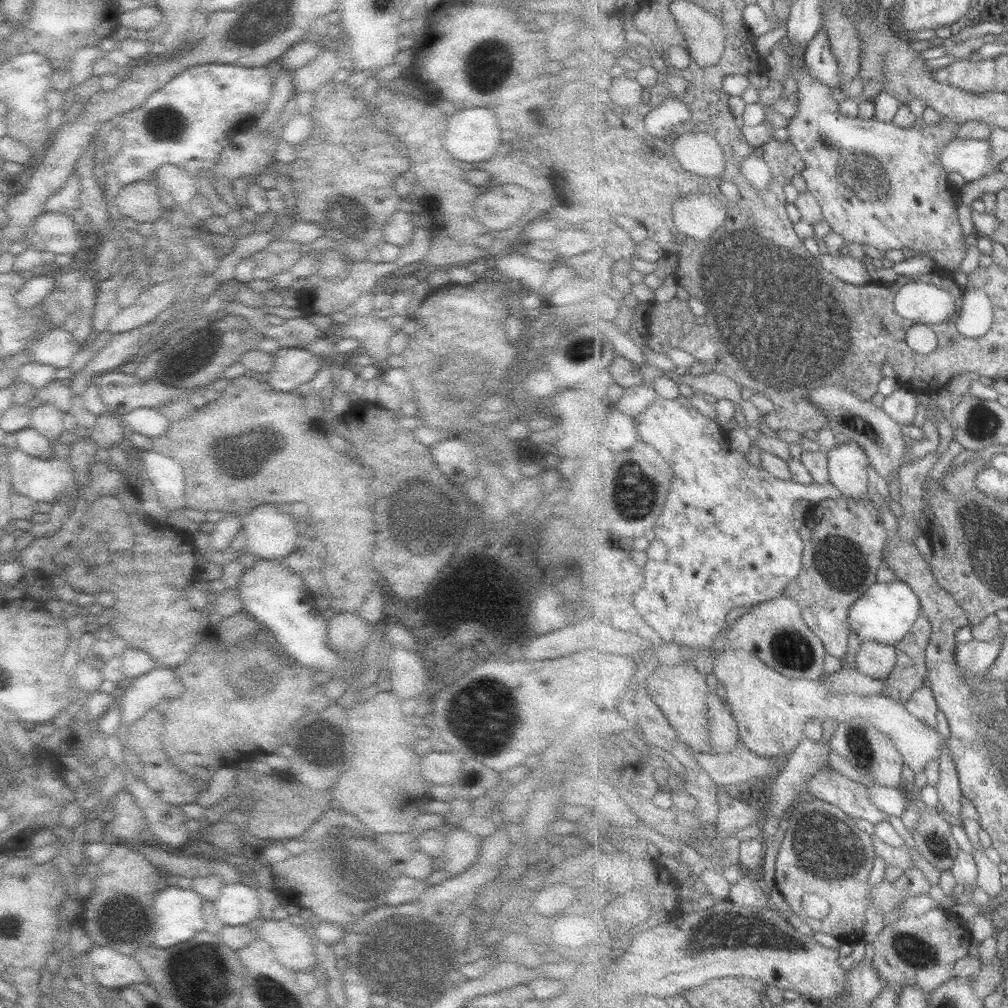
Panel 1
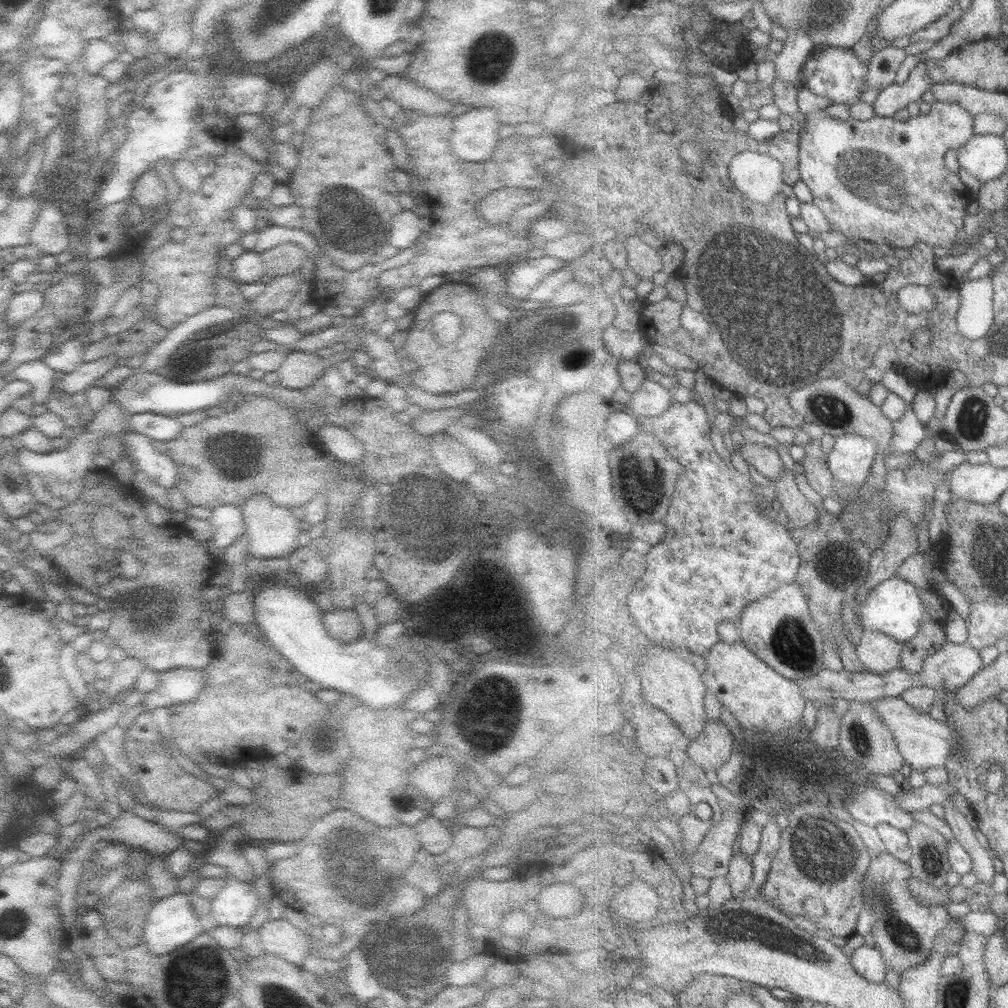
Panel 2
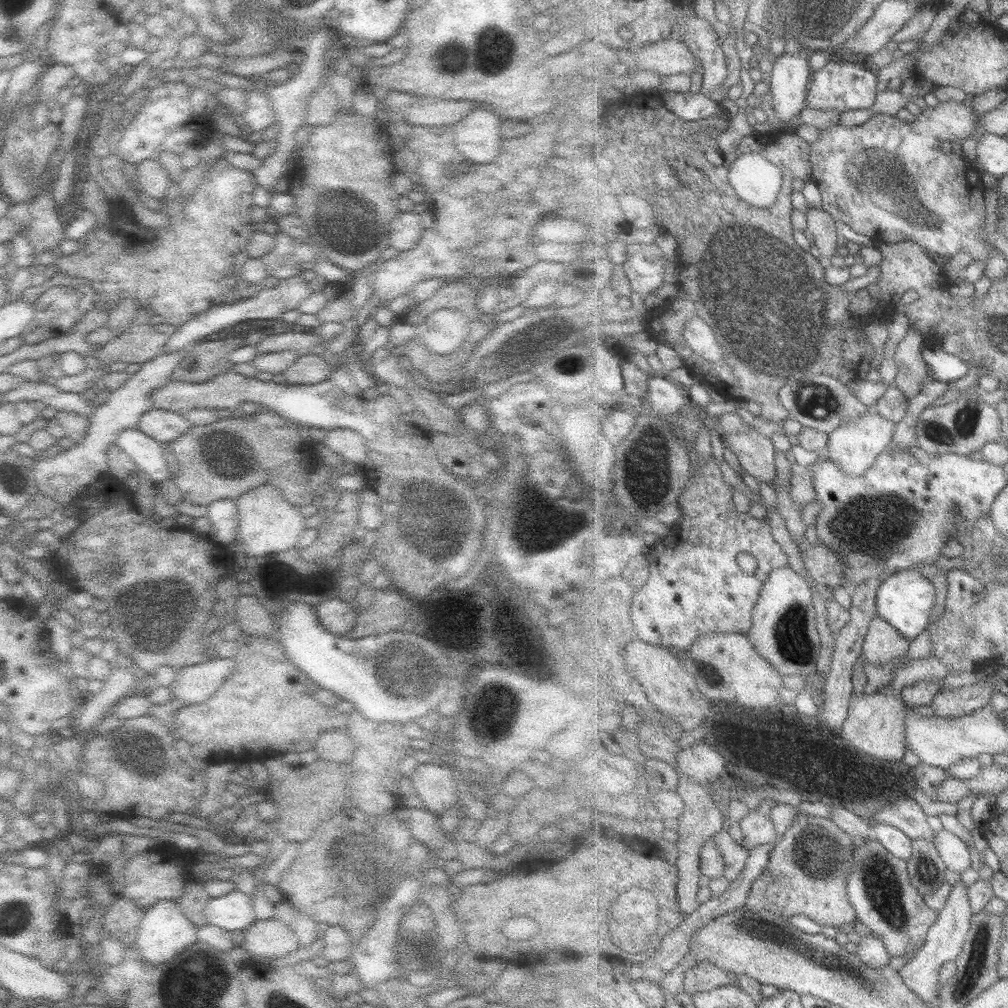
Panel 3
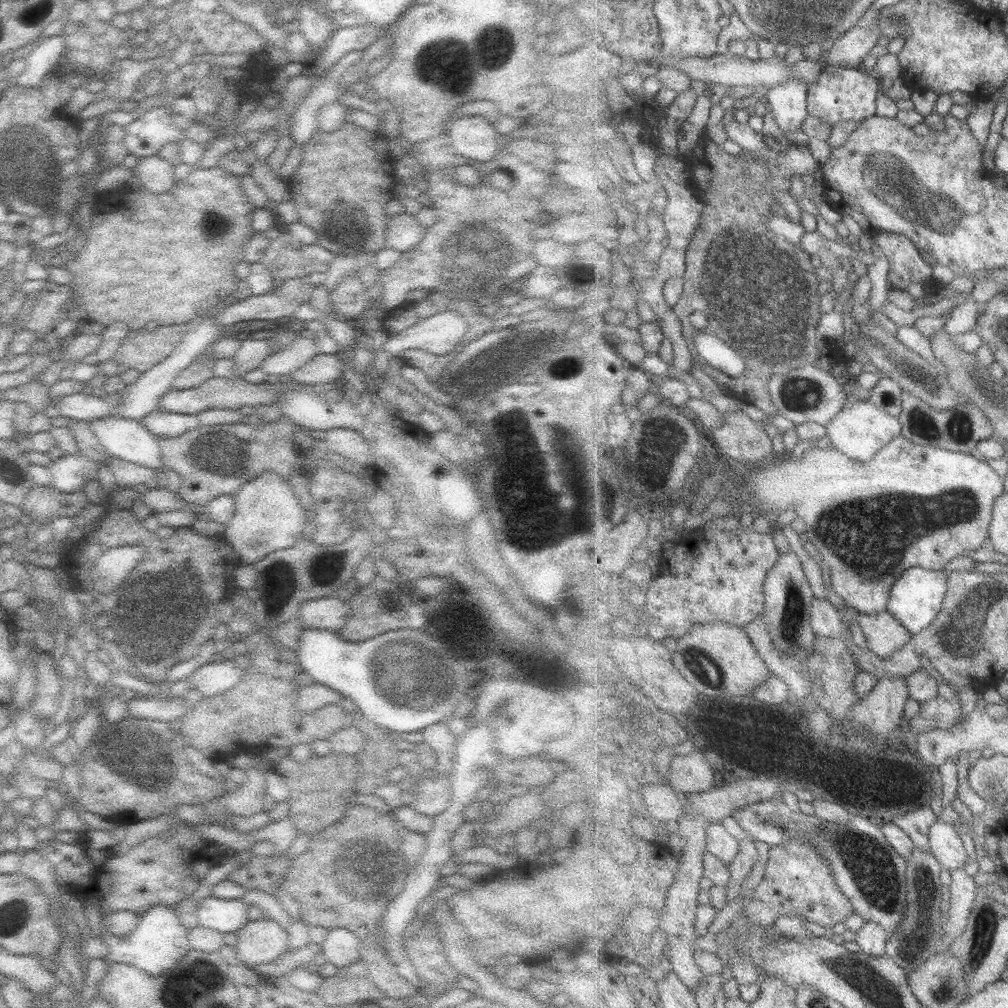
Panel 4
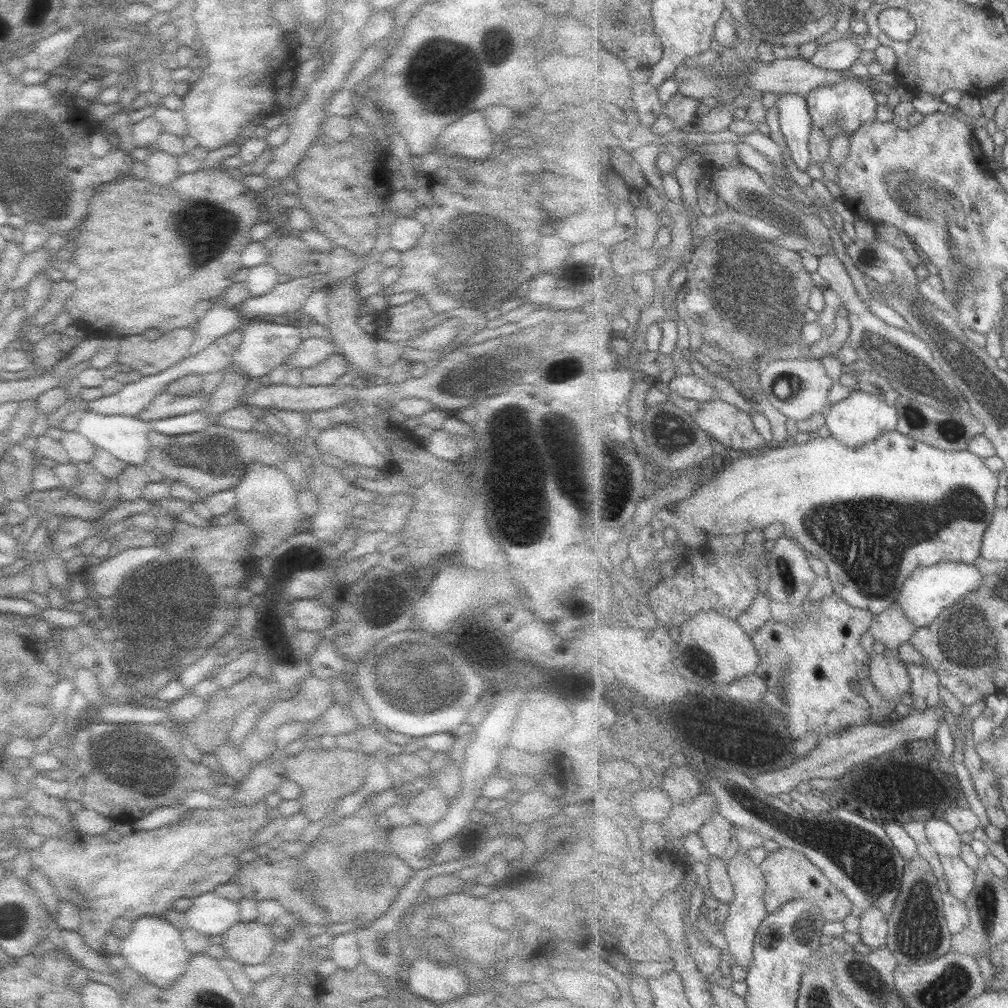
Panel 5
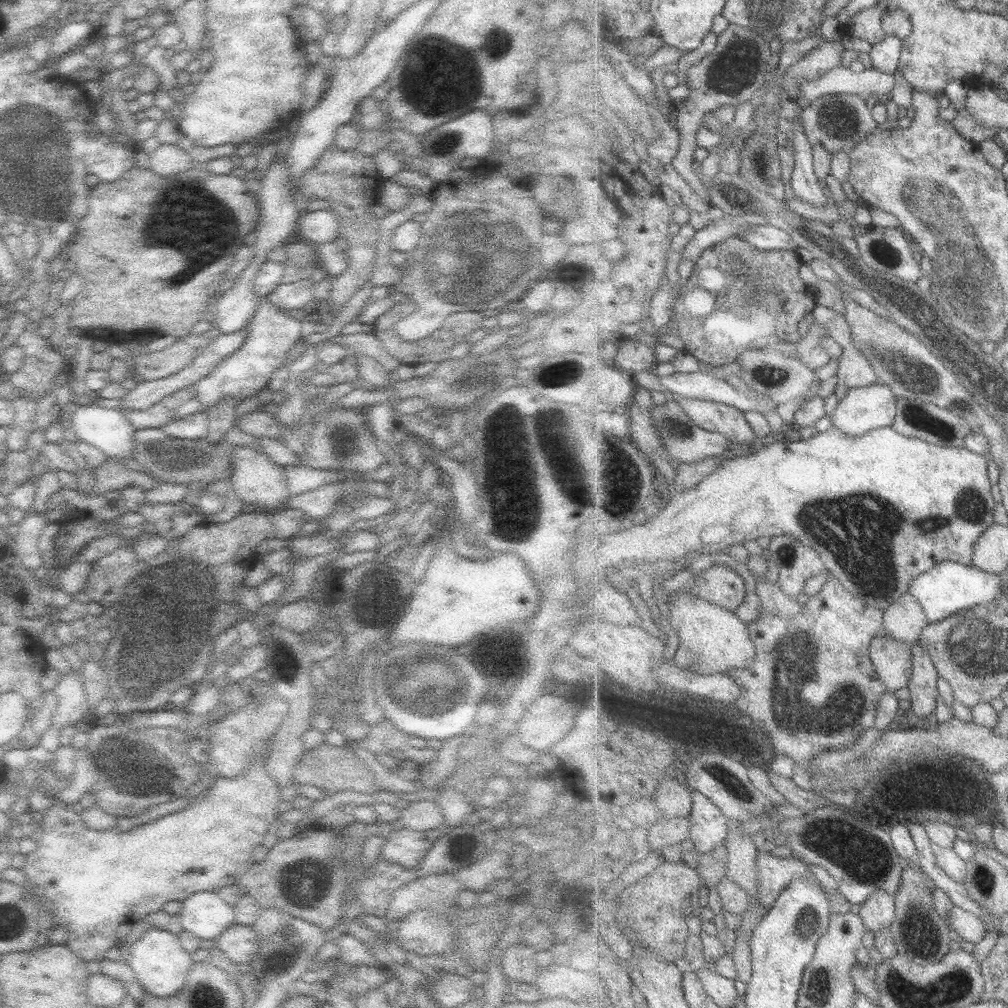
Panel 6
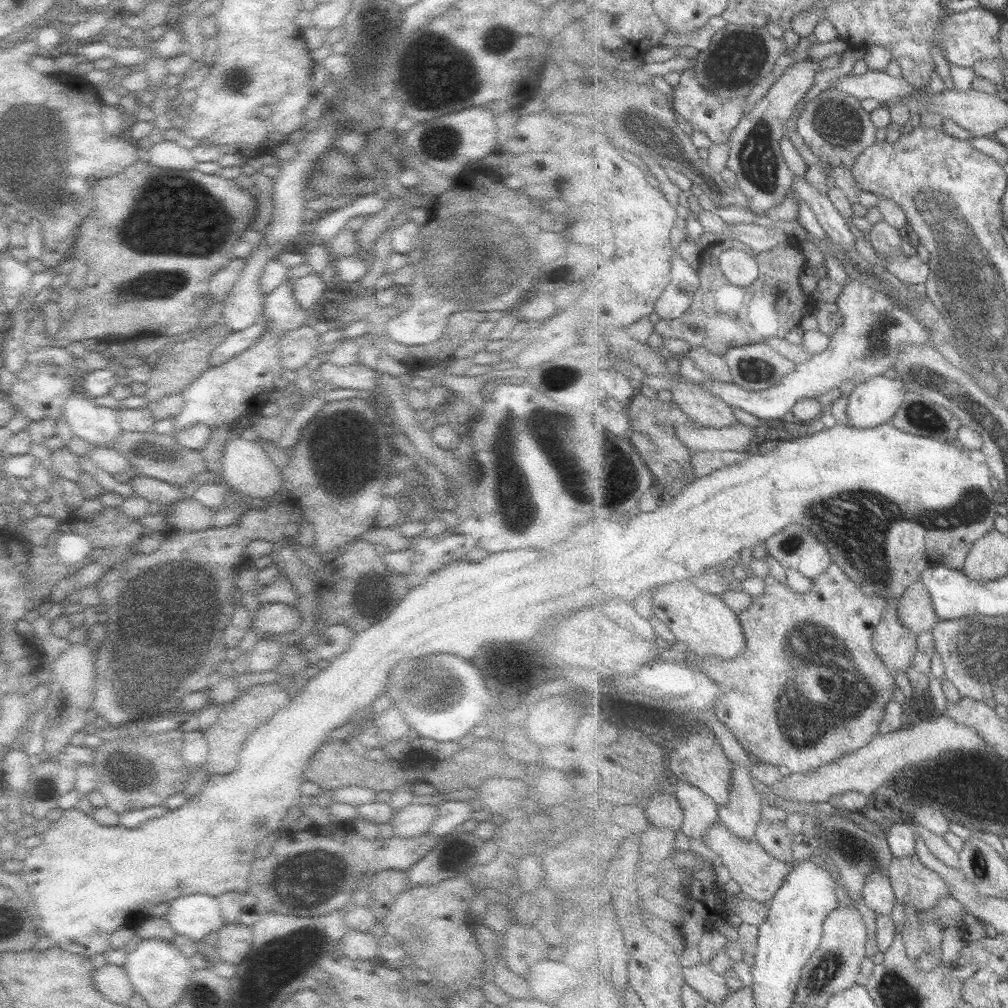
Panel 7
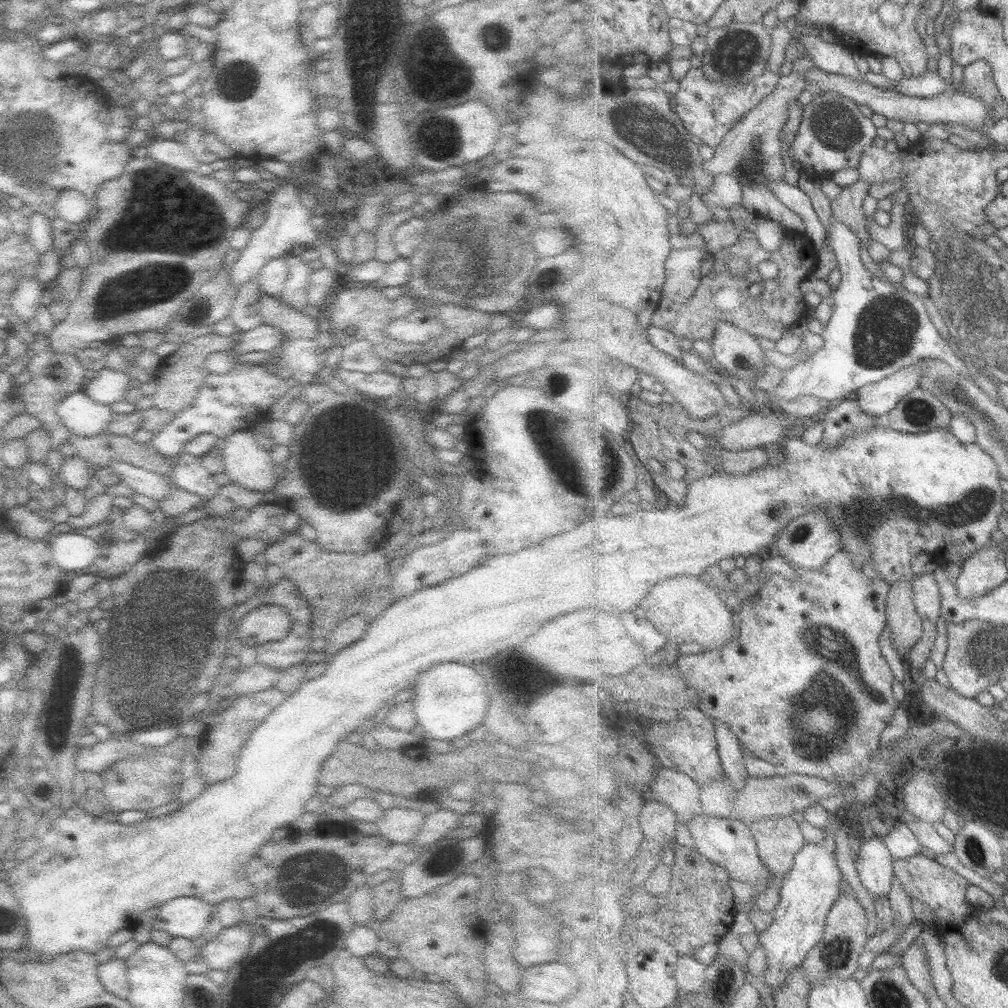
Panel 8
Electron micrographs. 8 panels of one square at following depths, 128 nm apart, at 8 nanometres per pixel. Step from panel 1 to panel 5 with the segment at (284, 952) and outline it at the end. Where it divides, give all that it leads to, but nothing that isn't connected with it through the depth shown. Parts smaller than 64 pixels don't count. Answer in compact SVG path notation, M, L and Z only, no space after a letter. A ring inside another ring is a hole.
M239 922L223 934L221 946L227 957L241 965L263 964L273 949L273 938L269 928L261 922Z

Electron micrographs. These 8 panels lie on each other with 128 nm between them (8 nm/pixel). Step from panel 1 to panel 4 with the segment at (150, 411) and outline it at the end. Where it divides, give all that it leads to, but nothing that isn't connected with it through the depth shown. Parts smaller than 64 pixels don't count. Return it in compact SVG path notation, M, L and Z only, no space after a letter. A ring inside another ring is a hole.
M152 411L141 422L156 439L176 438L200 426L199 417L196 415L173 414L173 412Z

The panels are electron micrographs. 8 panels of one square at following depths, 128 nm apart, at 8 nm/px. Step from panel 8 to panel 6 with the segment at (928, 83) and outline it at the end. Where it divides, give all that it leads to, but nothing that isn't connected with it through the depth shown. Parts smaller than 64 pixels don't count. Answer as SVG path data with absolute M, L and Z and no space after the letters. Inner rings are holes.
M850 67L833 68L823 76L805 81L799 88L798 96L810 102L829 95L854 94L863 97L878 94L889 96L895 86L893 75L872 68L855 73Z

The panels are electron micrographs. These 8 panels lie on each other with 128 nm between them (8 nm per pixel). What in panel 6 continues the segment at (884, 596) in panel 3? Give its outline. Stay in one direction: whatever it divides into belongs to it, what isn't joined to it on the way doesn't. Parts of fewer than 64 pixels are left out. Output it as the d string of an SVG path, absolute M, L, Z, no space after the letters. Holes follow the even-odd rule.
M948 560L937 563L933 568L917 575L912 580L909 591L913 596L916 596L919 604L923 607L927 620L930 623L936 623L944 618L956 615L960 610L993 602L998 597L1001 587L1001 577L997 573Z

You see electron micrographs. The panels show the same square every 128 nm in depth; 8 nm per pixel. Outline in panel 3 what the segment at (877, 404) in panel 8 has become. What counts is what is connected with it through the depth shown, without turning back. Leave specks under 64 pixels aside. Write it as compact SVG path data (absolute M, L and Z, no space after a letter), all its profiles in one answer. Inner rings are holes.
M874 408L863 416L863 419L845 423L837 431L828 435L828 446L826 449L827 457L839 465L839 469L849 477L864 476L869 469L876 463L876 459L888 450L895 436L897 425L889 421L881 414L877 413Z

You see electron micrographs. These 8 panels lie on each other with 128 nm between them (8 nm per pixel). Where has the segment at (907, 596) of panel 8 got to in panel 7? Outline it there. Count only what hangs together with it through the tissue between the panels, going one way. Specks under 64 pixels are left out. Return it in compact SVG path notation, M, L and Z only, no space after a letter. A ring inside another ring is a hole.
M899 598L889 600L884 618L881 619L873 637L877 654L893 677L899 672L907 673L918 651L918 636L905 628L899 620L898 600Z

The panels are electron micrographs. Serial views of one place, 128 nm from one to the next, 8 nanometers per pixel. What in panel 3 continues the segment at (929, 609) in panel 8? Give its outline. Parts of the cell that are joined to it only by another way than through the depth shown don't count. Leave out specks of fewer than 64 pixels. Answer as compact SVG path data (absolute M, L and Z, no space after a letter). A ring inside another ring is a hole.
M877 615L871 621L864 640L862 655L867 662L885 666L907 654L909 642L910 640L907 640L897 627Z

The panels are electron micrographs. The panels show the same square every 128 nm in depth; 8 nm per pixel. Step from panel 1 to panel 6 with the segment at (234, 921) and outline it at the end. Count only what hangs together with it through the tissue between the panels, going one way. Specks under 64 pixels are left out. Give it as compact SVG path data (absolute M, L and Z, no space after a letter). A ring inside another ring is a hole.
M197 892L181 904L178 918L183 930L193 932L202 942L217 939L234 924L233 907L225 904L215 892Z

